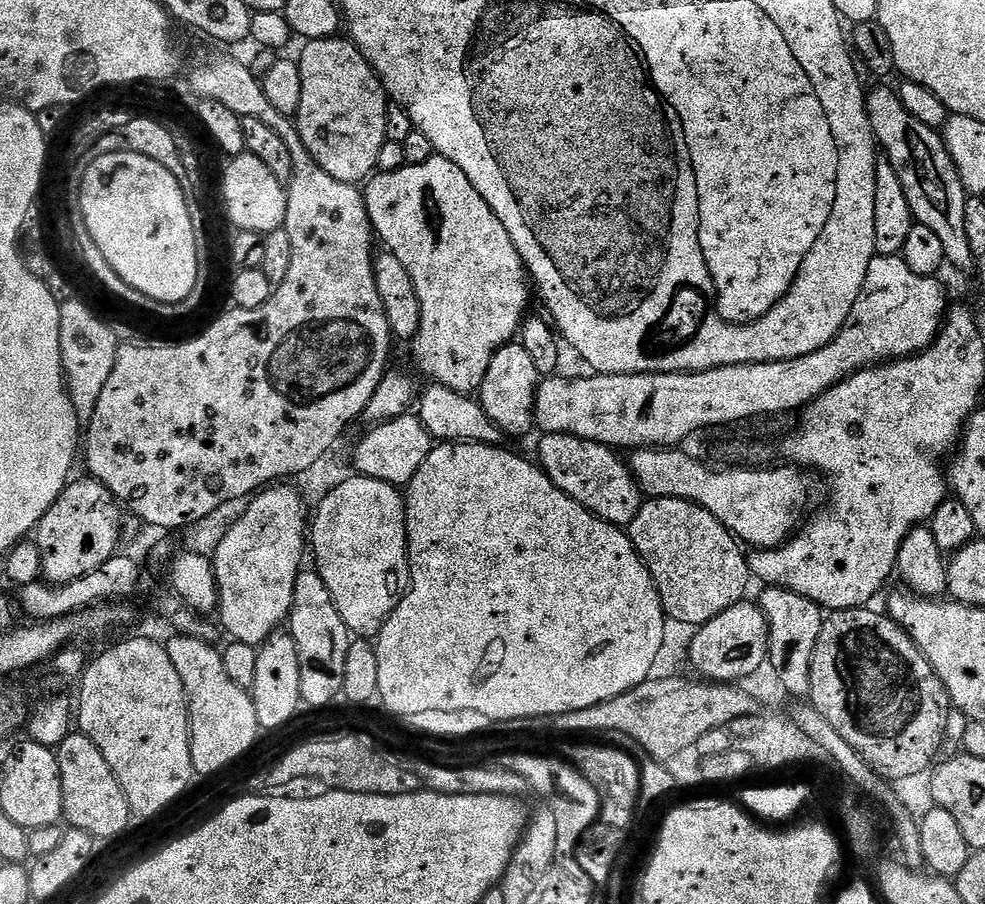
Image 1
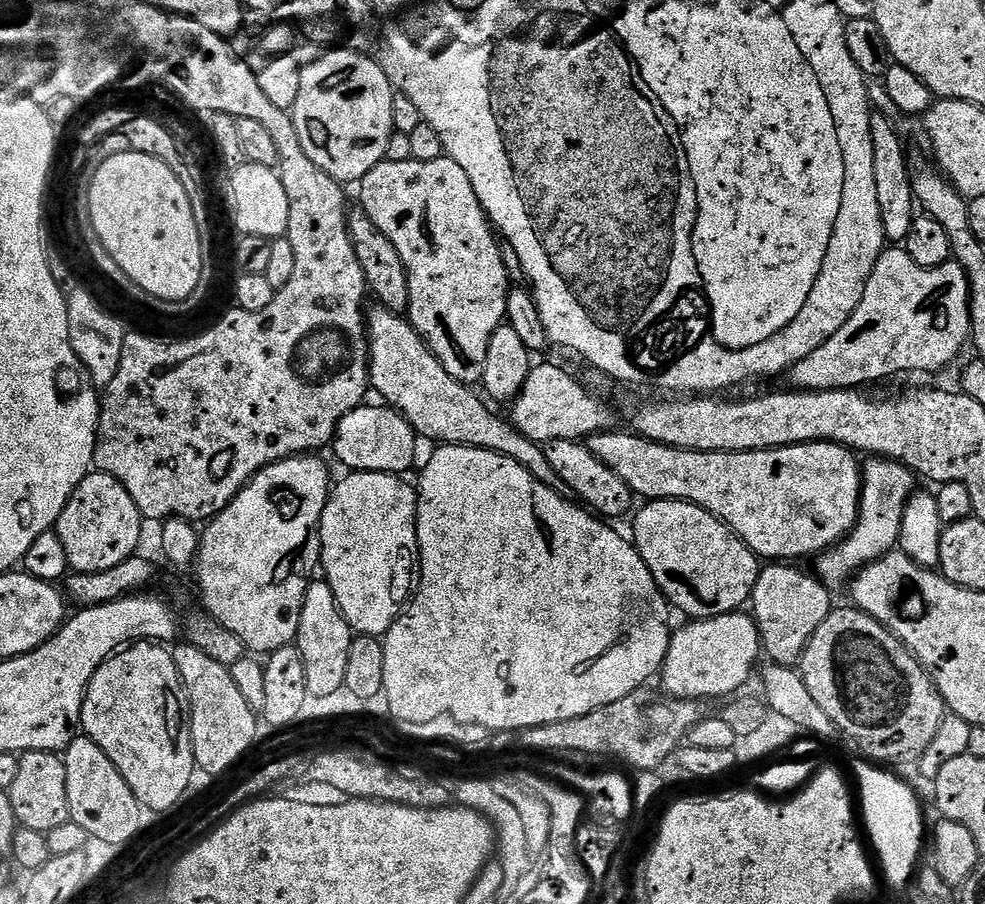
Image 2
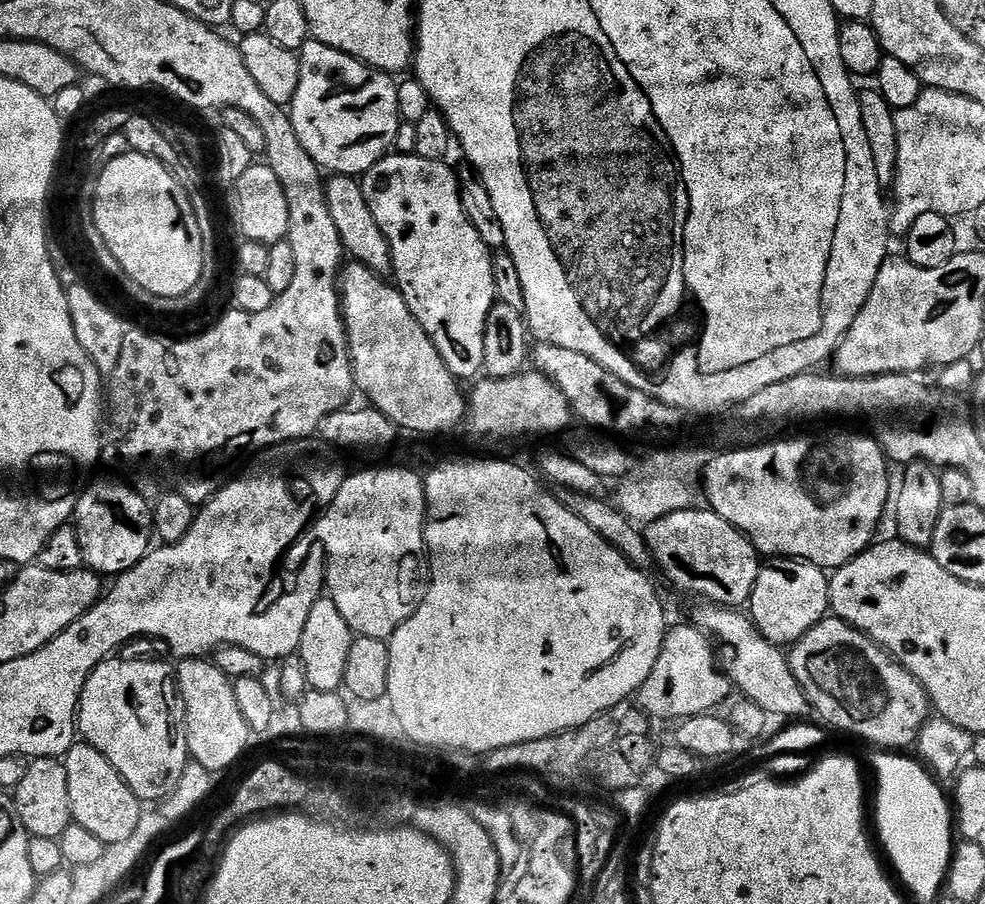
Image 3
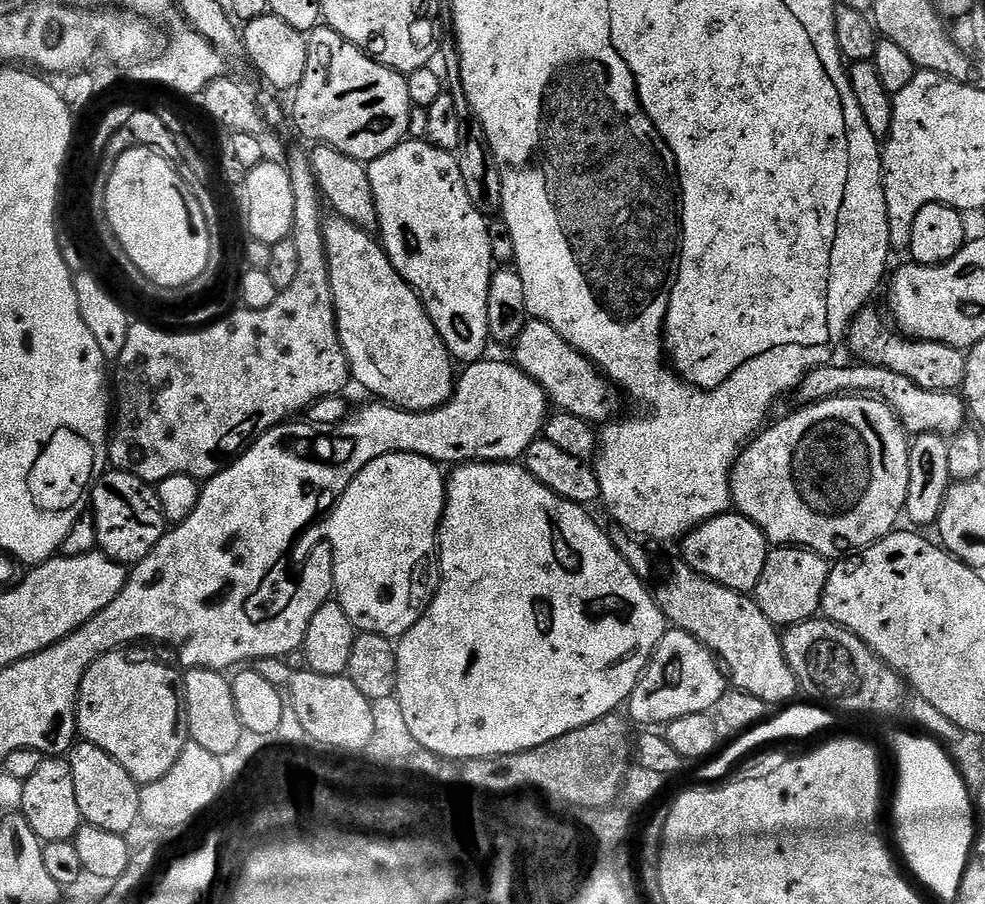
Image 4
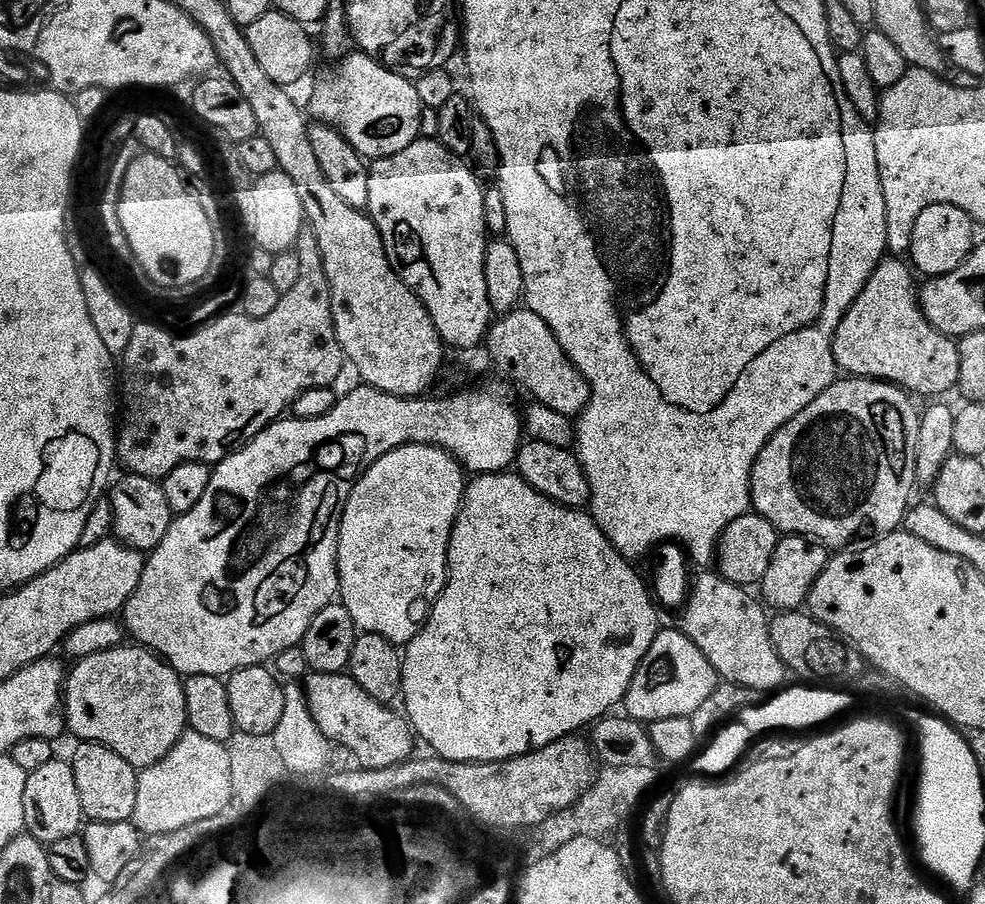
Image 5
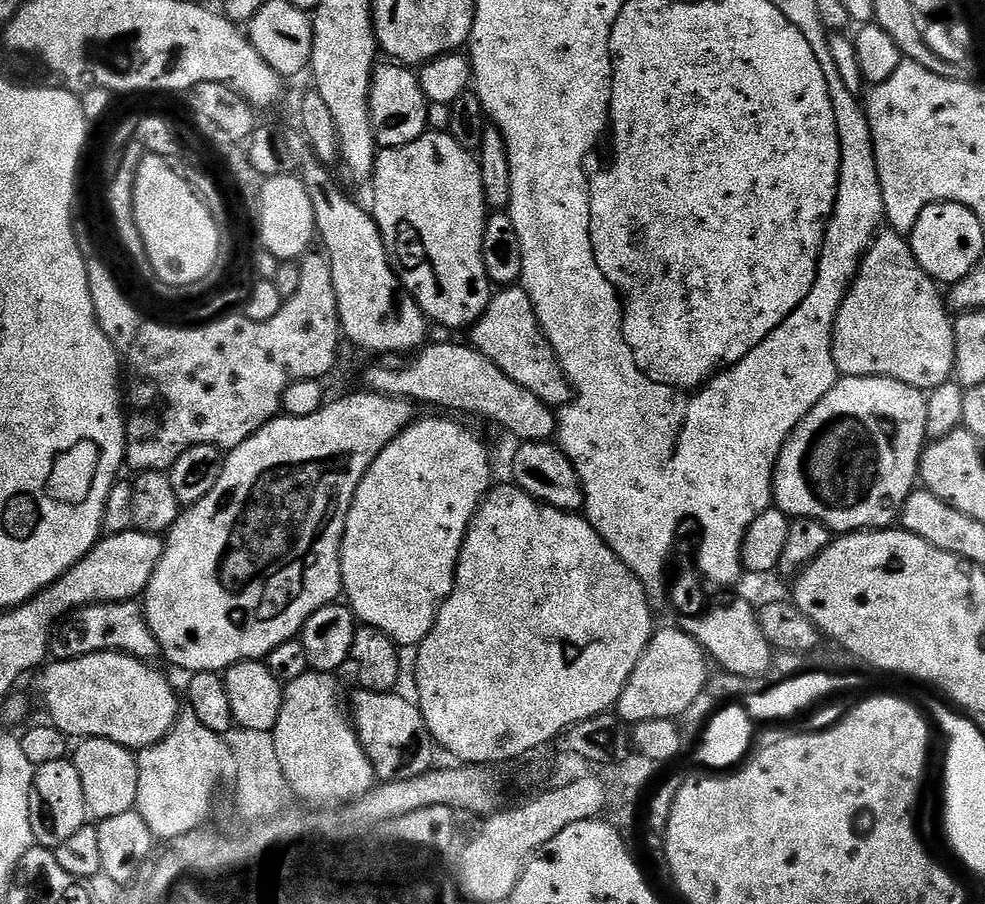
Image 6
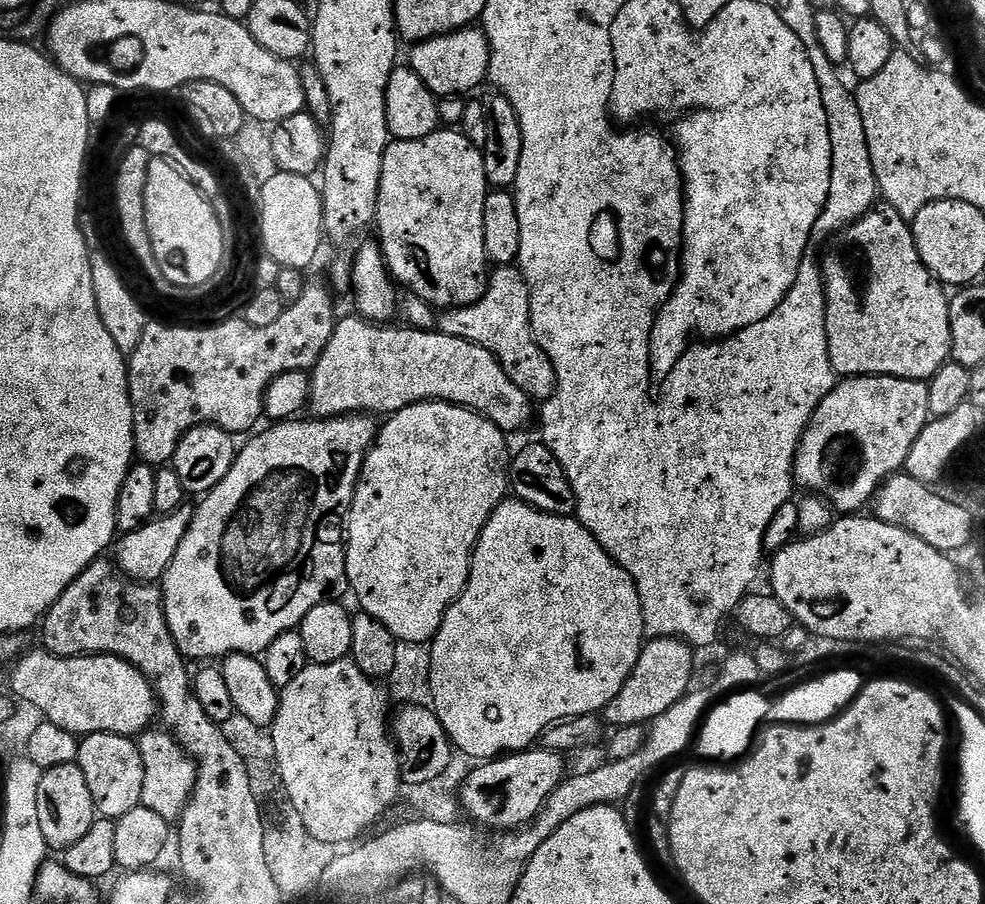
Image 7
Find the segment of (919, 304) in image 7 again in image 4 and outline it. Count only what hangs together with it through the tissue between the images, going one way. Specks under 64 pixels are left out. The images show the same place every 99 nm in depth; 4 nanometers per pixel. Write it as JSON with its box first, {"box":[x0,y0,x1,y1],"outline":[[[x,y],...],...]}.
{"box":[846,310,966,392],"outline":[[[865,310],[852,321],[846,344],[852,347],[854,355],[860,356],[856,358],[869,364],[879,364],[886,370],[894,370],[894,374],[902,374],[902,378],[914,382],[922,390],[956,392],[963,385],[966,374],[963,351],[945,344],[929,344],[926,340],[905,338],[899,331],[889,328],[884,328],[878,313]]]}

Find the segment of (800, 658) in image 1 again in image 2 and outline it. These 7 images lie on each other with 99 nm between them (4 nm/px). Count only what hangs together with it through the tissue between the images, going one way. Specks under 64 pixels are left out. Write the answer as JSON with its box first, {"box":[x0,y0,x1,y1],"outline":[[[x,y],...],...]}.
{"box":[750,562,834,666],"outline":[[[772,562],[761,567],[760,577],[752,591],[750,615],[760,631],[763,655],[769,656],[772,659],[769,661],[776,666],[792,666],[799,661],[804,645],[814,630],[826,622],[834,607],[833,593],[828,586],[810,572],[796,567],[800,566],[788,562]]]}

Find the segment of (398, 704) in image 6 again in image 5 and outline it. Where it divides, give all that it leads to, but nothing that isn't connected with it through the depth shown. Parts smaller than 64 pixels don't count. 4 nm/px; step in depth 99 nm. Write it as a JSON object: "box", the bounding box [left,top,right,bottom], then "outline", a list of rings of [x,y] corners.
{"box":[304,672,416,770],"outline":[[[315,672],[309,673],[304,682],[305,696],[307,698],[307,704],[310,706],[311,716],[315,720],[315,724],[322,734],[326,737],[331,743],[336,744],[339,742],[340,745],[344,746],[357,760],[355,762],[363,770],[374,770],[374,769],[385,769],[387,767],[392,767],[393,765],[398,765],[402,762],[407,762],[411,759],[413,755],[414,742],[416,743],[414,734],[411,730],[411,725],[408,723],[407,719],[397,711],[392,710],[391,707],[381,703],[380,700],[376,700],[370,697],[370,694],[366,693],[366,690],[363,690],[362,686],[358,685],[358,682],[354,681],[352,676],[346,672]]]}

